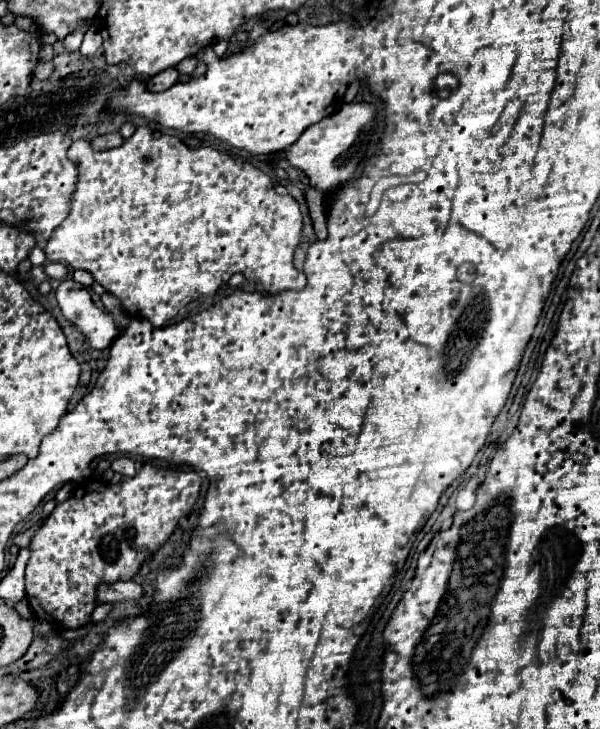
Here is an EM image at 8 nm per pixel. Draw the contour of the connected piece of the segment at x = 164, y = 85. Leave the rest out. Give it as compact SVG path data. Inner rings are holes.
M169 68L169 70L159 72L159 74L153 76L151 80L147 80L147 88L149 88L151 92L163 92L163 90L171 88L171 86L177 84L177 82L179 82L179 72L177 72L177 68Z

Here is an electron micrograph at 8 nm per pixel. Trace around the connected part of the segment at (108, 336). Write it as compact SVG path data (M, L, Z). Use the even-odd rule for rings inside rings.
M67 278L57 286L55 294L63 316L83 332L91 348L103 350L111 346L117 336L113 318L93 304L85 286Z

